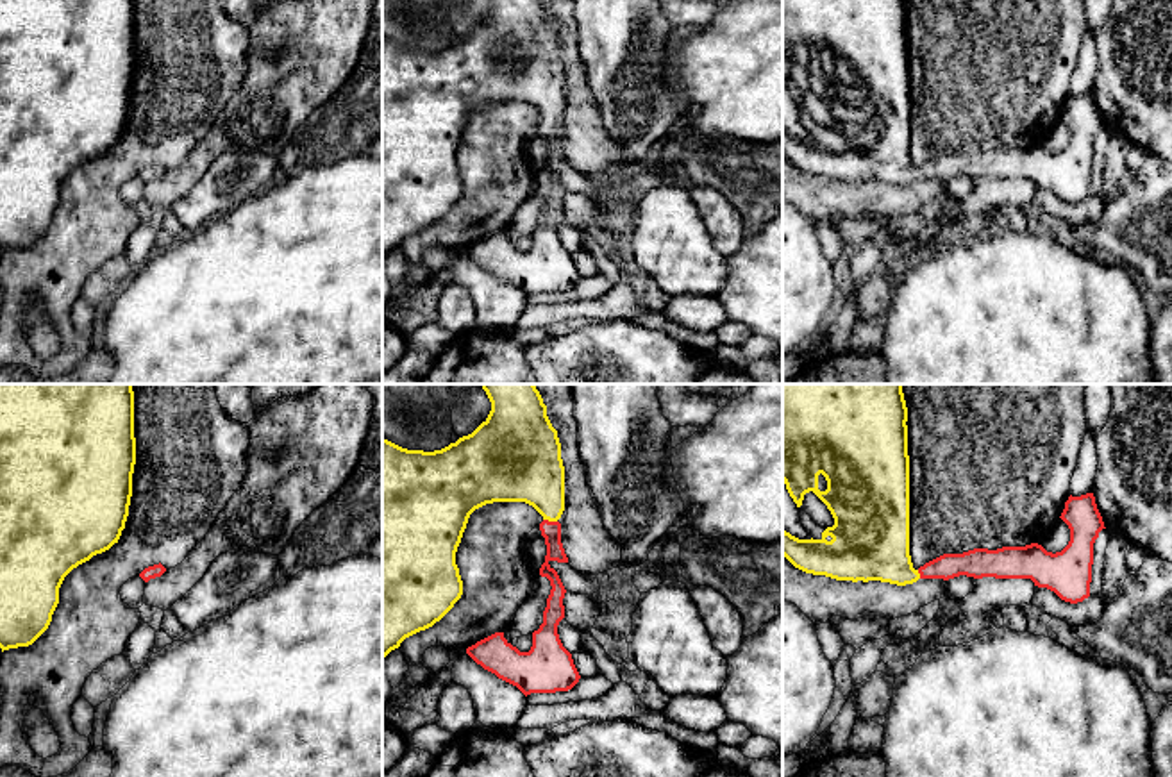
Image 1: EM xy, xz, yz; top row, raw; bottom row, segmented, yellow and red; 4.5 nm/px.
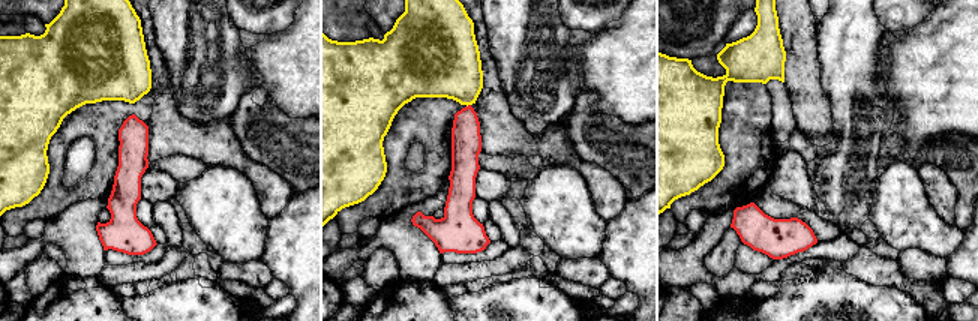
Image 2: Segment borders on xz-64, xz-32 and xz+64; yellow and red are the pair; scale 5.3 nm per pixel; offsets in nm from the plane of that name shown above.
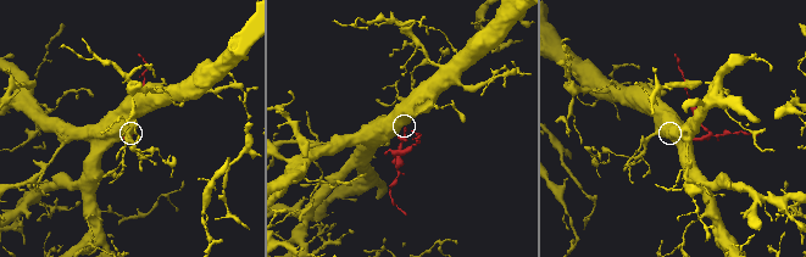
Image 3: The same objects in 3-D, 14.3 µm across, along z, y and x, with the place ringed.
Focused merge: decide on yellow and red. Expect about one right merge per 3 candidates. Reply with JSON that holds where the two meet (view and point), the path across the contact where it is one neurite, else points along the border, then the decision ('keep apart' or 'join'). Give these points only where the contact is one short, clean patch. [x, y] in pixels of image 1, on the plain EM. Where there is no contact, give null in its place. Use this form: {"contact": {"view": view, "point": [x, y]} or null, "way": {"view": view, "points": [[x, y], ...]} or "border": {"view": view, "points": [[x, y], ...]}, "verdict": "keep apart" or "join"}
{"contact": {"view": "xz", "point": [551, 120]}, "way": {"view": "xz", "points": [[529, 70], [547, 95], [551, 120], [551, 131]]}, "verdict": "join"}

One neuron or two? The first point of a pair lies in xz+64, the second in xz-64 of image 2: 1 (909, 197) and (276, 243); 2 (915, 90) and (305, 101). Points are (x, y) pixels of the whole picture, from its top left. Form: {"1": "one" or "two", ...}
{"1": "two", "2": "one"}

